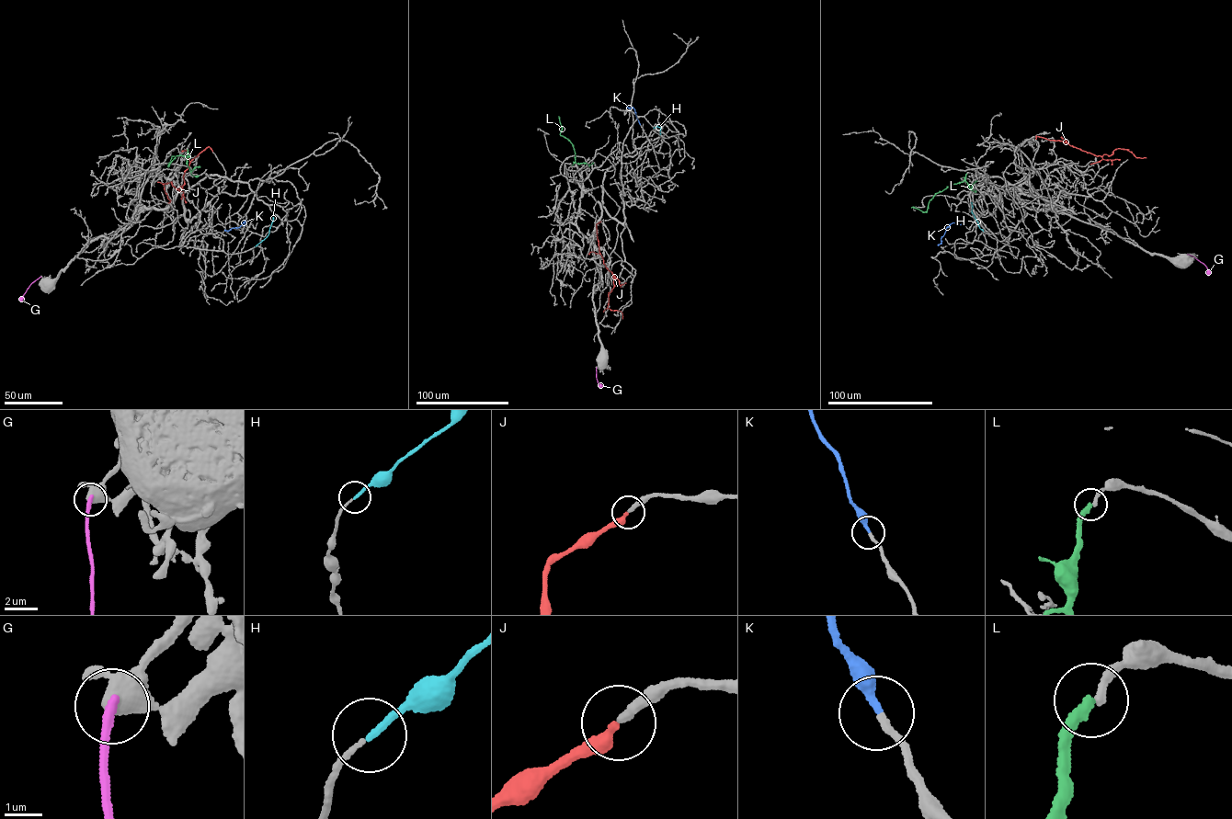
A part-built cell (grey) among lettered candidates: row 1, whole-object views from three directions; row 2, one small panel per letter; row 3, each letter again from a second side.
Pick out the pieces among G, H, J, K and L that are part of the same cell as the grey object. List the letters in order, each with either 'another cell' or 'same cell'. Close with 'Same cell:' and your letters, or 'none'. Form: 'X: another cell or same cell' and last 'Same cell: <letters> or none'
G: another cell
H: same cell
J: same cell
K: same cell
L: another cell
Same cell: H, J, K

